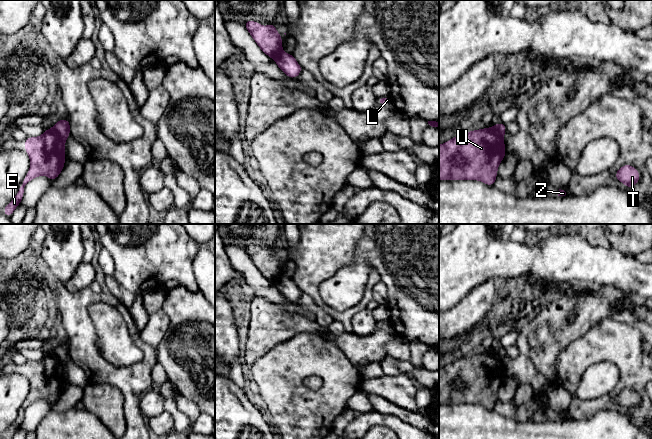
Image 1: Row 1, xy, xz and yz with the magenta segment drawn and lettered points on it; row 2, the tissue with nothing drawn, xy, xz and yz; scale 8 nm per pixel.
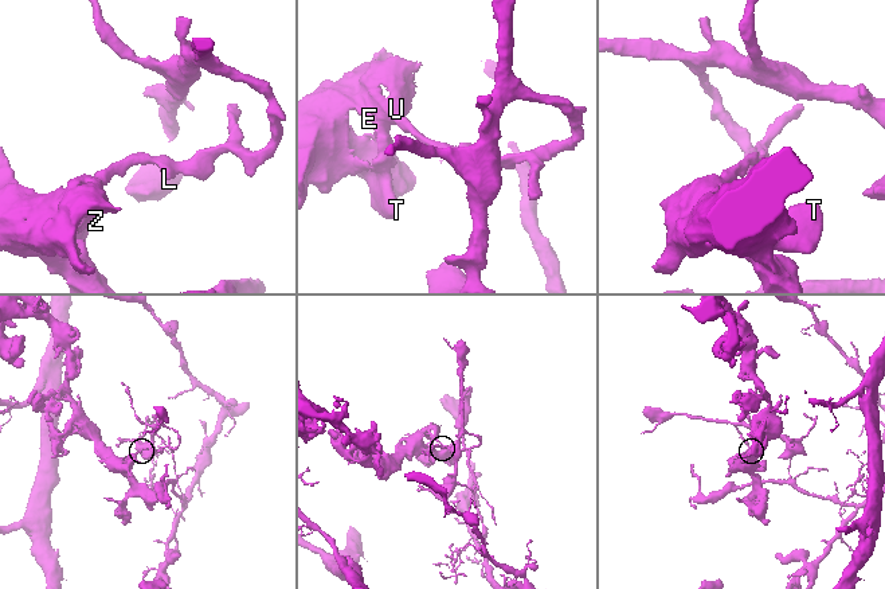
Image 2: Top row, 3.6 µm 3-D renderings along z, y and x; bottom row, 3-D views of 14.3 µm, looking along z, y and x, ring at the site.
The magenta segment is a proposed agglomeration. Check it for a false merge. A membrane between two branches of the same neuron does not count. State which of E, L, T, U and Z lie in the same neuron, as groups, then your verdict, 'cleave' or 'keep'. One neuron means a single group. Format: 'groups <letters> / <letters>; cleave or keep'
groups E T U Z / L; cleave

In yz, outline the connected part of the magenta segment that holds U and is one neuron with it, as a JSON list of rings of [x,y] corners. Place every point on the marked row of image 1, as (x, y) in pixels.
[[[492,128],[473,129],[469,133],[461,131],[460,137],[455,136],[439,145],[439,180],[479,180],[488,186],[493,186],[498,166],[505,155],[503,137]]]

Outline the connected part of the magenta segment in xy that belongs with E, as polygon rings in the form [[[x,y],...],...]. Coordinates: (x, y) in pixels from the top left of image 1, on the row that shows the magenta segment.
[[[53,128],[46,129],[39,137],[28,136],[24,142],[24,148],[31,161],[30,170],[20,184],[15,198],[2,211],[9,218],[15,208],[21,204],[28,182],[40,175],[47,175],[53,182],[65,166],[65,141]]]

